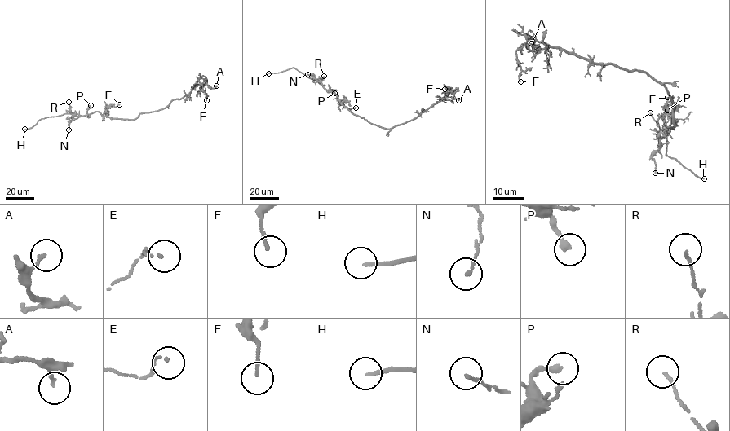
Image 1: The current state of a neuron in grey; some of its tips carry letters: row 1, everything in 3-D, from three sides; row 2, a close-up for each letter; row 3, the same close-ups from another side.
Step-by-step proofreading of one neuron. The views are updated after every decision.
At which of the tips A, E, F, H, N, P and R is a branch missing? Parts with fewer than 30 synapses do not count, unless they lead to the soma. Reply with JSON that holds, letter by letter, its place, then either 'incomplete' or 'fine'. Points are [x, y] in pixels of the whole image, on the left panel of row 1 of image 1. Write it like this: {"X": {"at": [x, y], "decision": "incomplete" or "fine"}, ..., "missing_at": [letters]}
{"A": {"at": [216, 85], "decision": "fine"}, "E": {"at": [119, 104], "decision": "fine"}, "F": {"at": [206, 100], "decision": "fine"}, "H": {"at": [24, 129], "decision": "incomplete"}, "N": {"at": [68, 129], "decision": "fine"}, "P": {"at": [90, 105], "decision": "fine"}, "R": {"at": [68, 102], "decision": "fine"}, "missing_at": ["H"]}

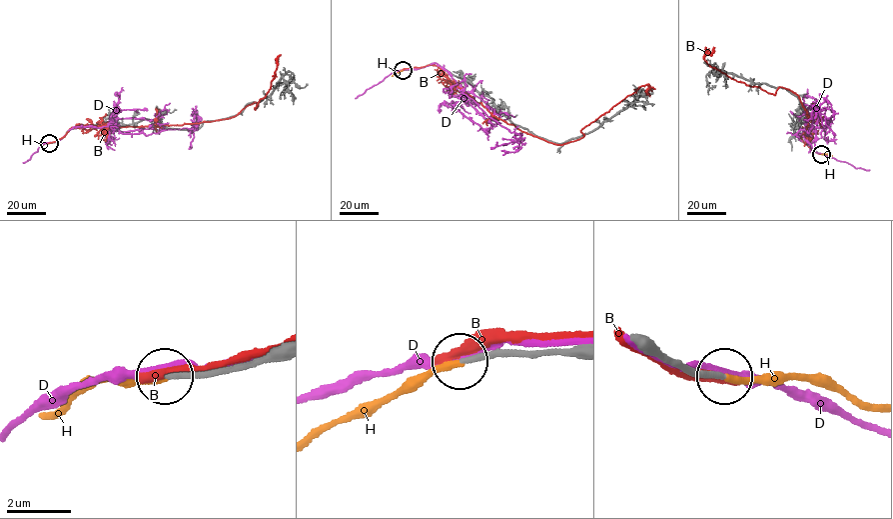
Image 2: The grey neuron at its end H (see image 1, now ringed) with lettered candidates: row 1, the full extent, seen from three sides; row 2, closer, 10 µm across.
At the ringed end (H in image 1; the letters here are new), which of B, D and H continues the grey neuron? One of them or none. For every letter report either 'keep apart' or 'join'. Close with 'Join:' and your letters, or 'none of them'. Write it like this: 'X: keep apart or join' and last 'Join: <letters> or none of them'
B: keep apart
D: keep apart
H: join
Join: H

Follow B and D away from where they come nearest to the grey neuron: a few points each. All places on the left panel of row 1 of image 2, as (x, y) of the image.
B: (49, 143), (75, 127), (198, 123), (228, 119), (255, 102), (255, 109), (270, 89), (279, 56)
D: (49, 143), (73, 127), (115, 126), (147, 135), (194, 128), (197, 111), (191, 133)

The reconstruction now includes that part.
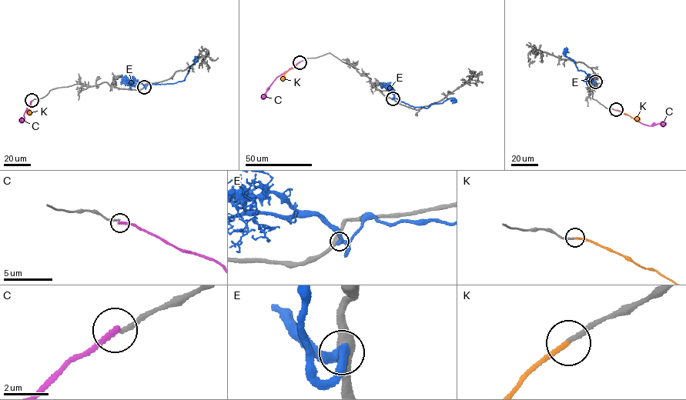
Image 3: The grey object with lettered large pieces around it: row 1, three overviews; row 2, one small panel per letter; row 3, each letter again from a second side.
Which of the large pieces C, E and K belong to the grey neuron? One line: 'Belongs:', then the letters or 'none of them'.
Belongs: K

